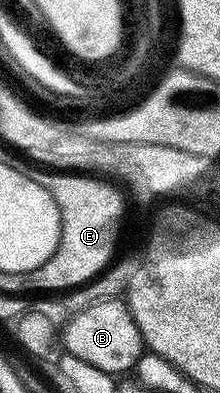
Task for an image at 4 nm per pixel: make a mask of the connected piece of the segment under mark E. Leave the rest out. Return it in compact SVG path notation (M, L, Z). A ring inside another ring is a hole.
M49 172L46 178L43 178L44 185L58 199L65 198L63 210L68 217L63 222L63 233L61 236L61 246L55 256L39 272L41 286L45 290L65 290L72 292L80 287L86 287L94 280L100 279L107 270L110 269L114 261L113 253L117 250L117 233L121 230L121 221L125 218L125 198L121 195L122 187L106 180L101 176L86 176L81 172Z

